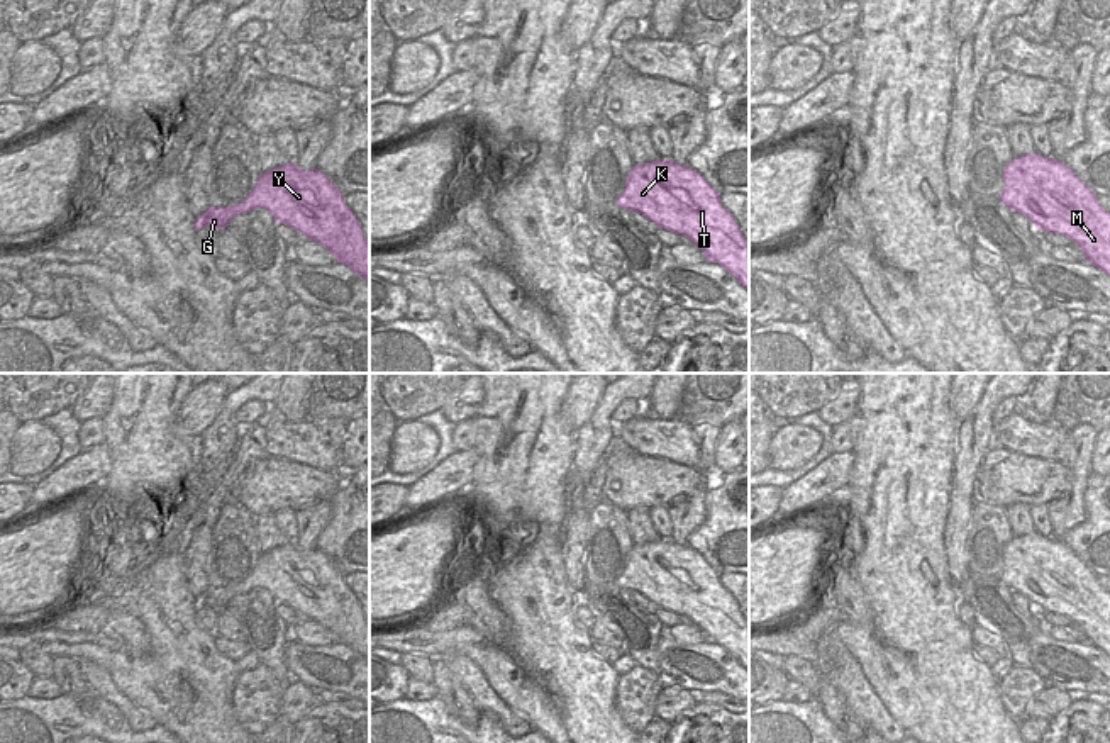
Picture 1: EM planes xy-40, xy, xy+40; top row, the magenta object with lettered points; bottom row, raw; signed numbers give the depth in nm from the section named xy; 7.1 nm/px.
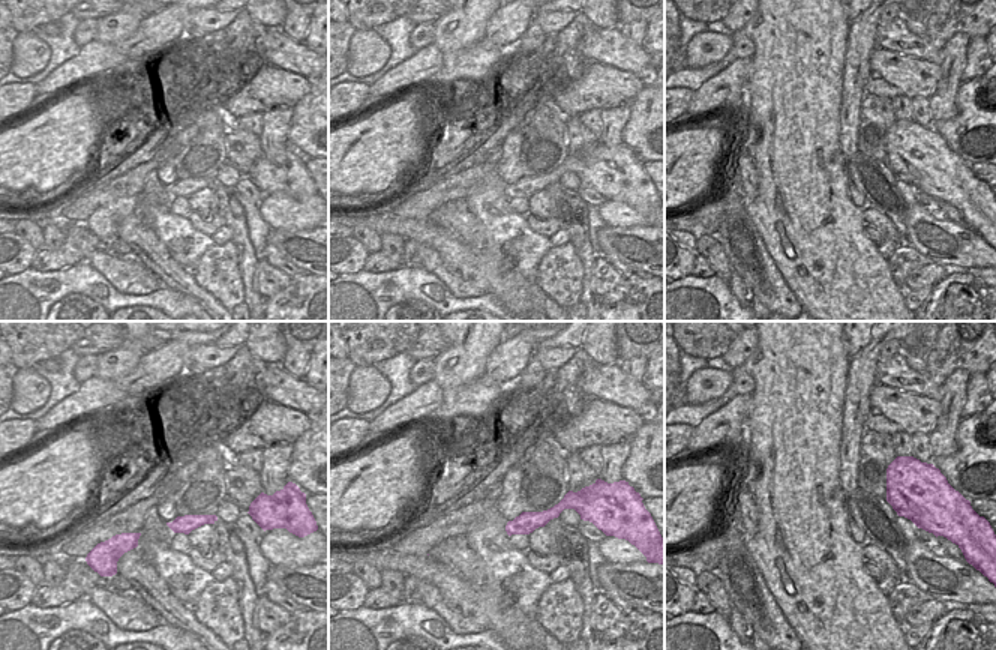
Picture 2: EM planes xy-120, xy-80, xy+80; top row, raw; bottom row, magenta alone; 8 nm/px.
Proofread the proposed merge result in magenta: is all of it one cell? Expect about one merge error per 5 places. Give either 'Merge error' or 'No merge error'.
No merge error.

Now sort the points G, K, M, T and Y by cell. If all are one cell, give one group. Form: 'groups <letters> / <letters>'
groups G K M T Y

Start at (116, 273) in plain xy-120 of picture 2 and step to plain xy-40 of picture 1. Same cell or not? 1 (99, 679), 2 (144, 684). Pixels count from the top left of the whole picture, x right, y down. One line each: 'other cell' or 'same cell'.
1: same cell
2: other cell

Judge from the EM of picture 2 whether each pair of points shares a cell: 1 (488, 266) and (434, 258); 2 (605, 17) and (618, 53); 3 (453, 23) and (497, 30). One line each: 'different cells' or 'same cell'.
1: different cells
2: different cells
3: different cells

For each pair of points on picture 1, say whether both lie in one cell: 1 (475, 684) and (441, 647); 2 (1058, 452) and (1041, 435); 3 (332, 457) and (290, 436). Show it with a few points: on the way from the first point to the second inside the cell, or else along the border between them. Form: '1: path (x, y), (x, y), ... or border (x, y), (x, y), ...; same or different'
1: border (432, 659), (466, 655), (483, 672); different
2: path (1054, 448), (1044, 438); same
3: path (322, 457), (300, 441); same

